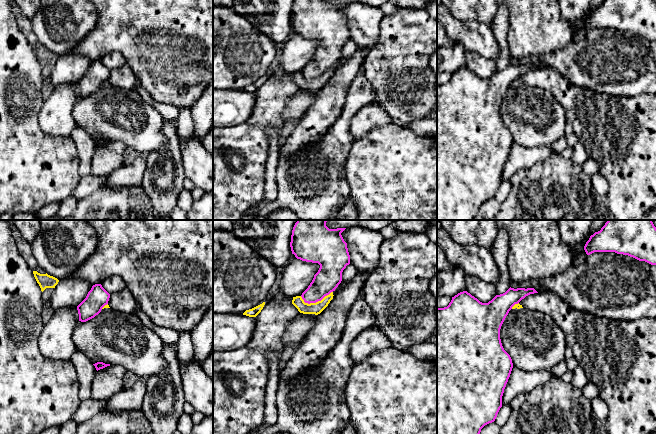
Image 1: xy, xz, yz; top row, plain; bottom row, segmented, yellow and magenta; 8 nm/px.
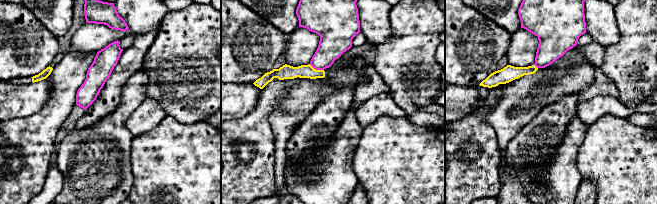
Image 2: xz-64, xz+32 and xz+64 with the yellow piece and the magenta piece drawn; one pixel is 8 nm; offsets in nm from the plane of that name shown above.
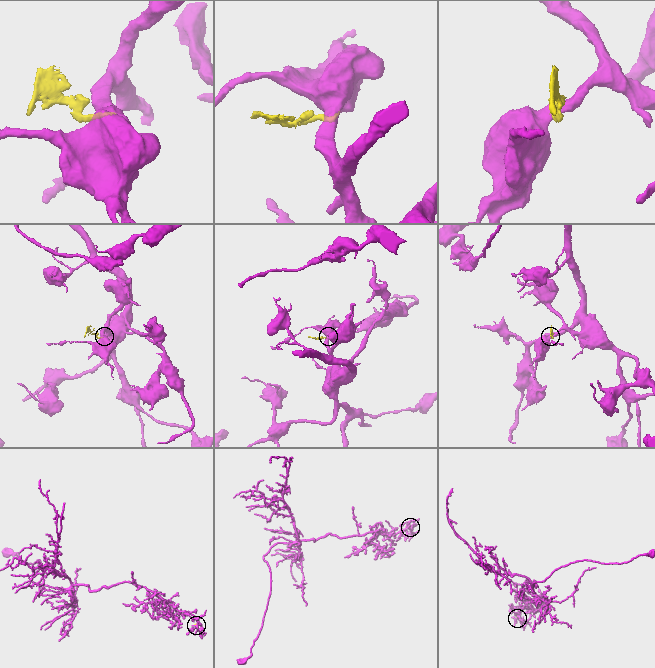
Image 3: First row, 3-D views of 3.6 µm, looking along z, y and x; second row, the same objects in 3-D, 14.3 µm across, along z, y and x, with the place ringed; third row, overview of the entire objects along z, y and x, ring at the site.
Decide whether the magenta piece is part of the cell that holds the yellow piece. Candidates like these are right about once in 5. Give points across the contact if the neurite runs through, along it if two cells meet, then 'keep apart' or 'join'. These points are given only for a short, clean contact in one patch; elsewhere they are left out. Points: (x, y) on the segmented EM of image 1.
border xz (332, 291), (320, 300), (309, 303), (306, 303), (300, 296); keep apart

